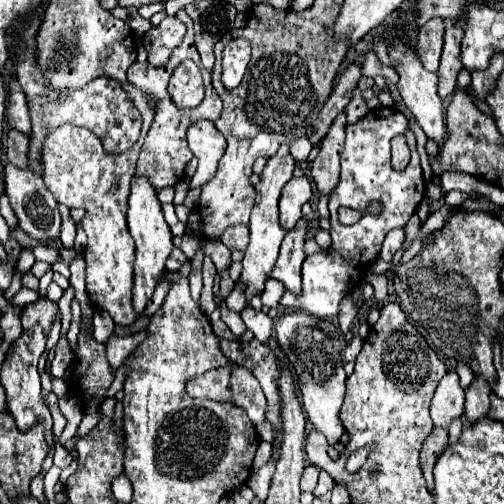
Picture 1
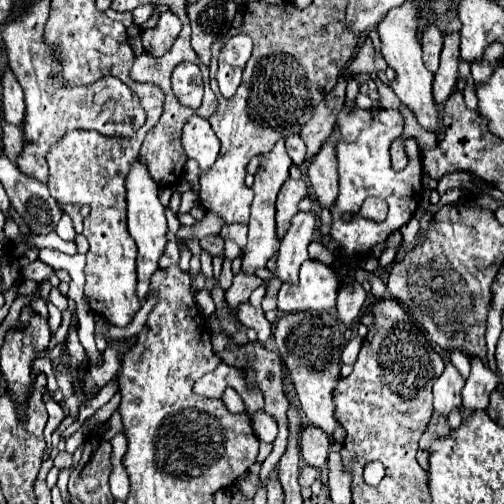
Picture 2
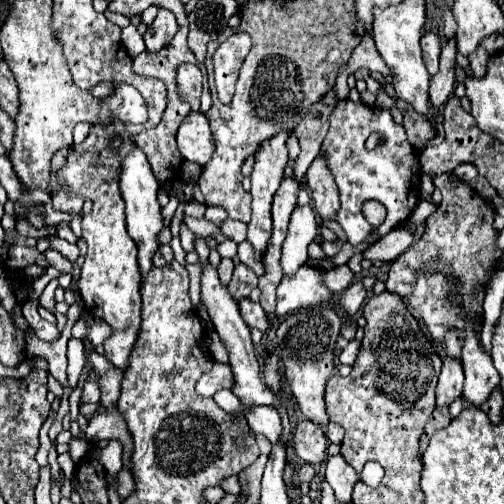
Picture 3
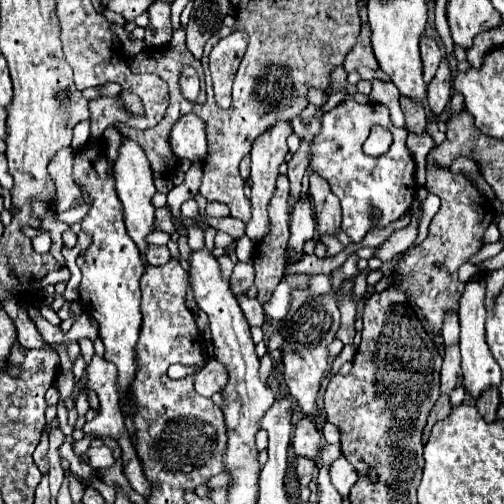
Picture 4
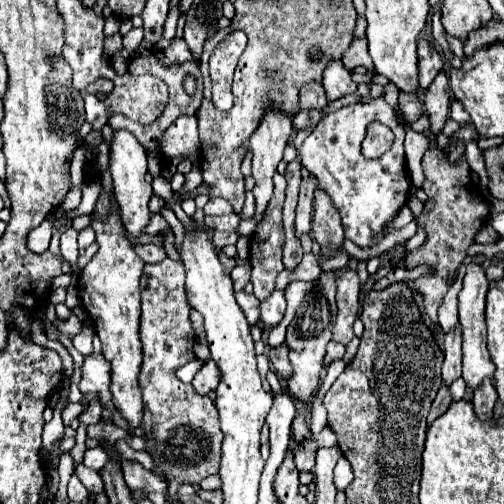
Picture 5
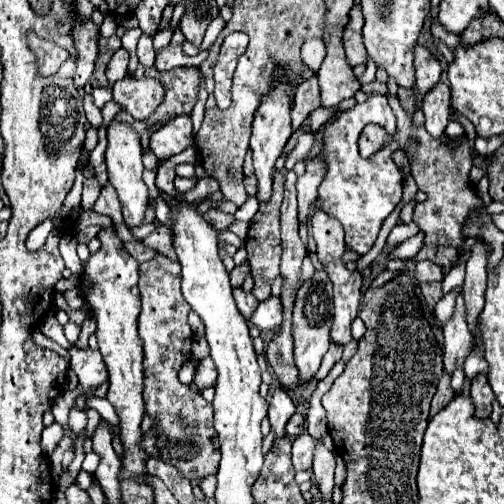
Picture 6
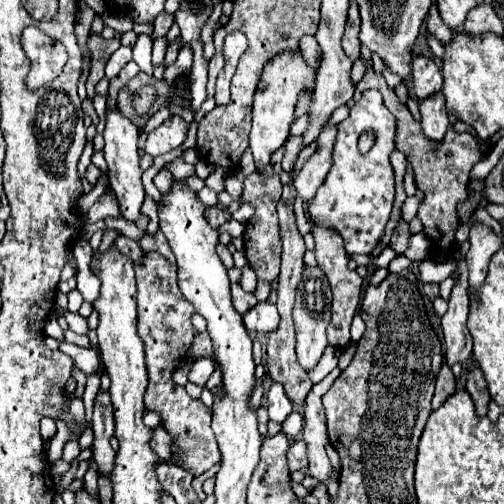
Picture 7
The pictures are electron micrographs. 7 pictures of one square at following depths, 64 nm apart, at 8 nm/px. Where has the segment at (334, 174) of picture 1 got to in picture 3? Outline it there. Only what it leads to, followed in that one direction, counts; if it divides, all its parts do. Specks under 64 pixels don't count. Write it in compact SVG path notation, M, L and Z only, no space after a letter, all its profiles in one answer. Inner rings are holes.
M318 156L306 172L306 182L312 190L312 206L322 218L336 218L340 208L336 182L332 180L332 172L328 172L328 164L324 164L324 156Z

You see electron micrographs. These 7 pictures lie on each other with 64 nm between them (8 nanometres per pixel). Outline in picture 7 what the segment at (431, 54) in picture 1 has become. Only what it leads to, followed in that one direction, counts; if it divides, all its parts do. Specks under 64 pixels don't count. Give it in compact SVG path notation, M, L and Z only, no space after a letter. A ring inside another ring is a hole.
M422 54L414 56L412 62L412 84L414 84L414 94L424 100L432 94L436 94L442 88L442 76L440 68L432 58L426 58Z

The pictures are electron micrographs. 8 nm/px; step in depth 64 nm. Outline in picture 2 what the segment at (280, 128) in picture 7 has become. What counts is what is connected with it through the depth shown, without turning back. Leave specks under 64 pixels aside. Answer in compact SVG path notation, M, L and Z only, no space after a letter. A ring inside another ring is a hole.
M280 140L274 150L266 156L262 156L260 162L260 170L254 176L254 202L252 202L252 216L250 216L250 232L248 232L248 244L244 248L244 256L242 256L242 272L244 274L256 274L258 268L266 268L268 260L278 252L280 246L280 238L276 234L276 196L282 188L282 184L286 182L286 178L290 176L290 166L292 166L292 158L286 152L284 140Z

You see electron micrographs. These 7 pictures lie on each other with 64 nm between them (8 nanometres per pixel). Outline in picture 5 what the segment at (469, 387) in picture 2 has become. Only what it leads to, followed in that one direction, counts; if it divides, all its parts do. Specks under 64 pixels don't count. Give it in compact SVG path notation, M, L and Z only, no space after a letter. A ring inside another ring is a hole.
M470 264L468 272L464 276L464 286L458 294L458 312L460 312L460 328L462 328L462 336L464 336L464 344L462 344L462 378L466 380L466 384L474 390L476 384L480 384L480 380L492 378L496 372L496 366L492 364L492 358L488 356L488 348L486 348L486 340L484 340L484 308L486 308L486 292L488 292L488 280L486 274L482 270L482 266Z

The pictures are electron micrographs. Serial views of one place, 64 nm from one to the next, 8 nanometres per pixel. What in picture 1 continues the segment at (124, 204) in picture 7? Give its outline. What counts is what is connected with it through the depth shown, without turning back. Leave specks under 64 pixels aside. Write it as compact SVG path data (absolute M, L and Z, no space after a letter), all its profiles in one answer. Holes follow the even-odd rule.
M132 178L132 190L128 198L128 230L136 242L136 260L134 260L134 290L132 290L132 308L136 316L142 316L146 304L150 302L162 274L166 272L166 260L174 248L172 232L162 216L162 206L156 198L154 188L146 178Z

